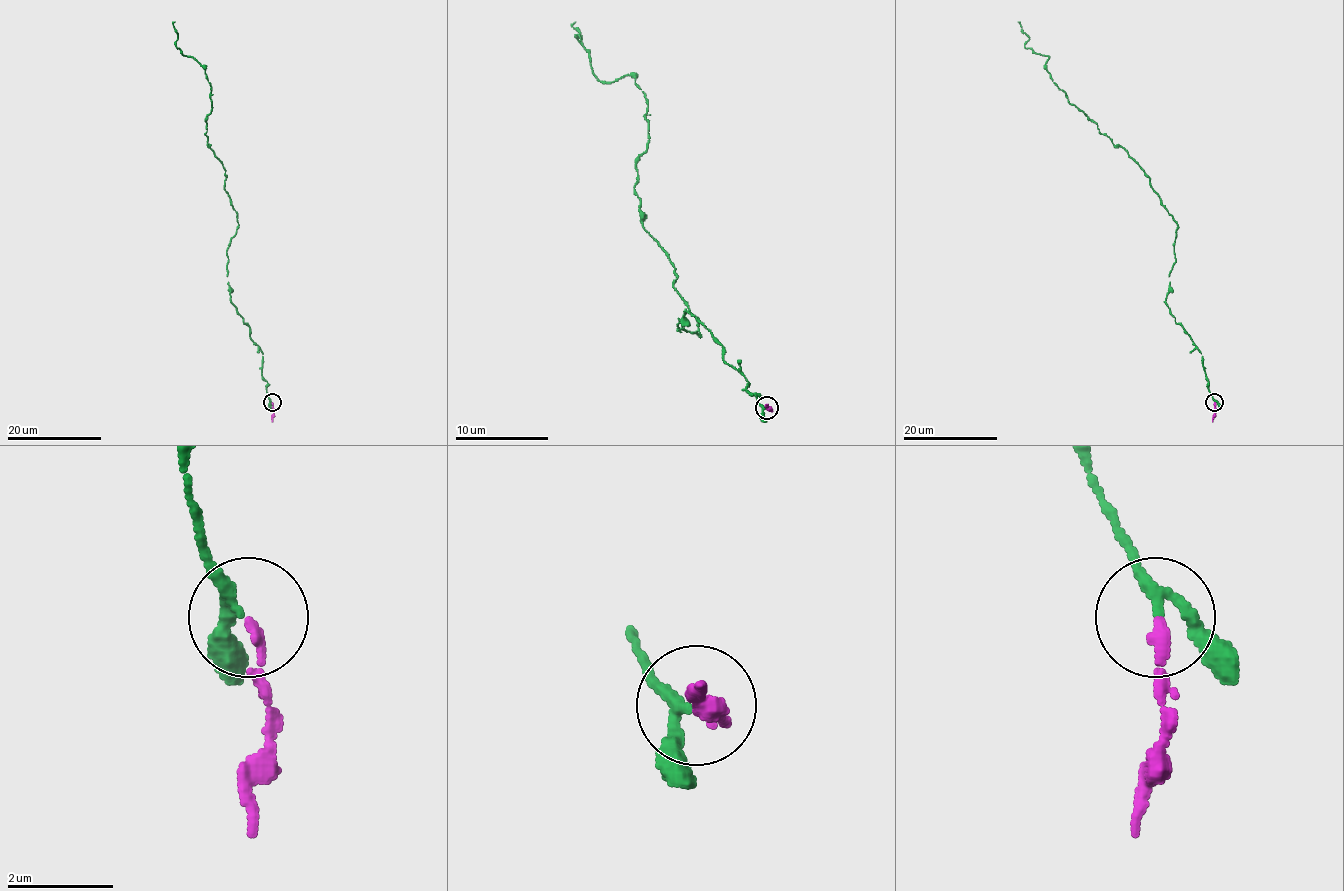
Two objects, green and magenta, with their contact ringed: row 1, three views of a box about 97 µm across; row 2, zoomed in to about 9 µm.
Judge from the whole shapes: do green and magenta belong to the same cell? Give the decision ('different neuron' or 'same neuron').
same neuron

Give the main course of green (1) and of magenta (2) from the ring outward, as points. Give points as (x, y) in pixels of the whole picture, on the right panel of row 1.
1: (1214, 402), (1201, 353), (1166, 301), (1177, 222), (1141, 167), (1069, 102), (1049, 57), (1025, 47), (1018, 22)
2: (1214, 402), (1212, 421)

